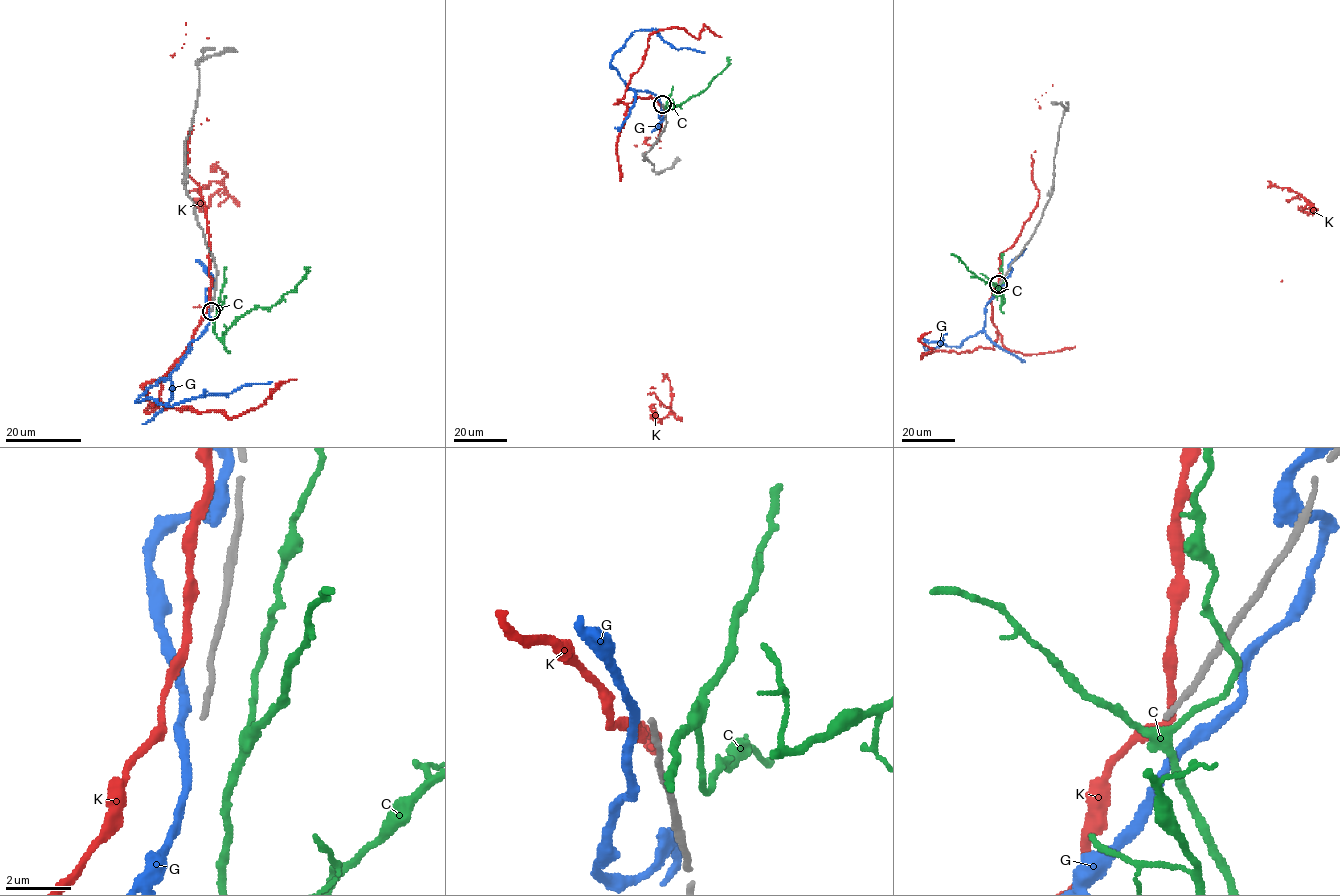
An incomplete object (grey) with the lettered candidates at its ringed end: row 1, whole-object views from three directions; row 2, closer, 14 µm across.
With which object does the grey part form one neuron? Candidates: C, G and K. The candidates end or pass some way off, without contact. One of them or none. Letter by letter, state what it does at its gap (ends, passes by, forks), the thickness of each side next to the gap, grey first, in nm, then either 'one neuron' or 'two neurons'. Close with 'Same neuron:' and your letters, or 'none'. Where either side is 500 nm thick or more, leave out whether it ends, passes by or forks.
C: it forks; calibres 160 and 320 nm; two neurons
G: it passes by; calibres 160 and 280 nm; two neurons
K: it passes by; calibres 160 and 280 nm; two neurons
Same neuron: none

